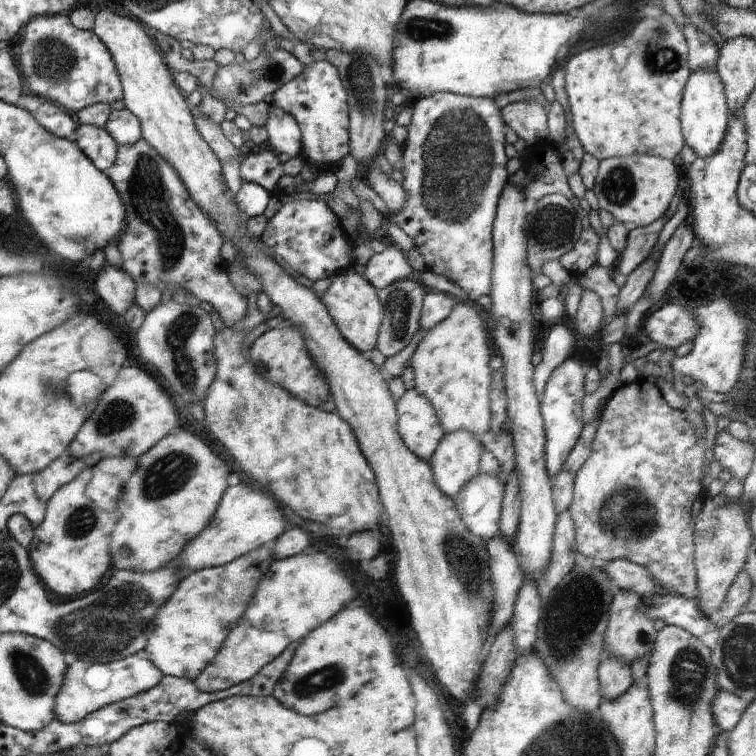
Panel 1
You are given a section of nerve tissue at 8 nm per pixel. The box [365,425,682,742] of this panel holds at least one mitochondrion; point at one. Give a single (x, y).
(575, 610)

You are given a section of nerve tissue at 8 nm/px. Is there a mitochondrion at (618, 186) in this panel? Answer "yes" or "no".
yes

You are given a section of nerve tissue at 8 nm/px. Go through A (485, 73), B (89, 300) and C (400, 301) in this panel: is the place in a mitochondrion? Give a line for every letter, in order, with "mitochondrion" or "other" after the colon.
A: other
B: other
C: mitochondrion

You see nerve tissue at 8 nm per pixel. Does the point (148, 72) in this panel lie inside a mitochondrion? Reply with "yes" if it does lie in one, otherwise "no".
no

